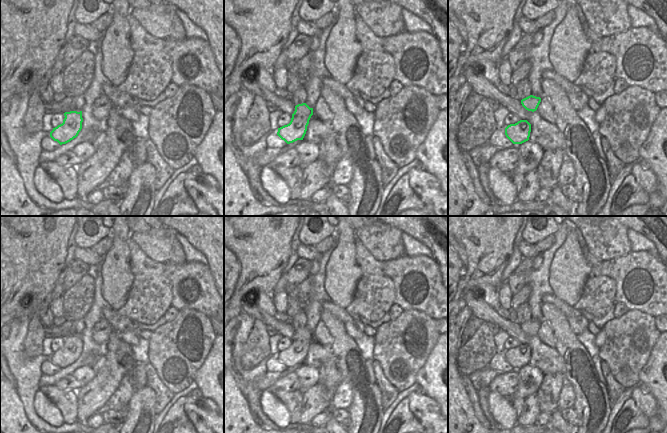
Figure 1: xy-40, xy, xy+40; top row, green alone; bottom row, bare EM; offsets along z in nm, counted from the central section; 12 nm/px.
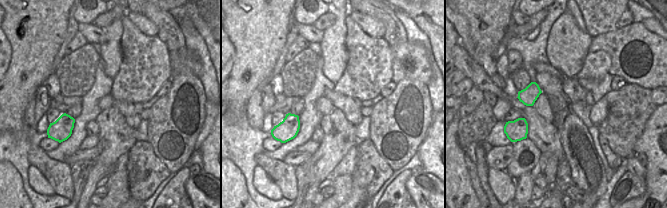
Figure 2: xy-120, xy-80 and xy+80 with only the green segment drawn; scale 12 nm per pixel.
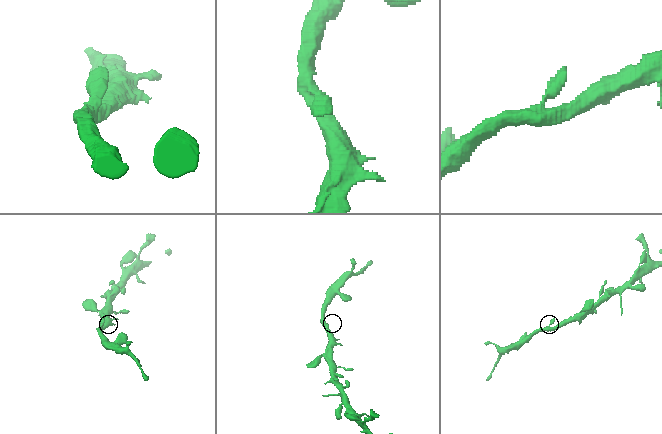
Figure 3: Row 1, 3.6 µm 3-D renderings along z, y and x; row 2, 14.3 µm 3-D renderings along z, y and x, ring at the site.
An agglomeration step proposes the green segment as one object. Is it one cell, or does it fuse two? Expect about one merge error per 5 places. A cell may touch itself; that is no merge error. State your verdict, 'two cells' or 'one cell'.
one cell

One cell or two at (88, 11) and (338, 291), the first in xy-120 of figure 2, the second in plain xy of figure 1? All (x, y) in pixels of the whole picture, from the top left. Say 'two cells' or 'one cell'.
one cell

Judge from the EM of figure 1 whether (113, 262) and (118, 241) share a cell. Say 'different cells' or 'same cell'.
same cell

